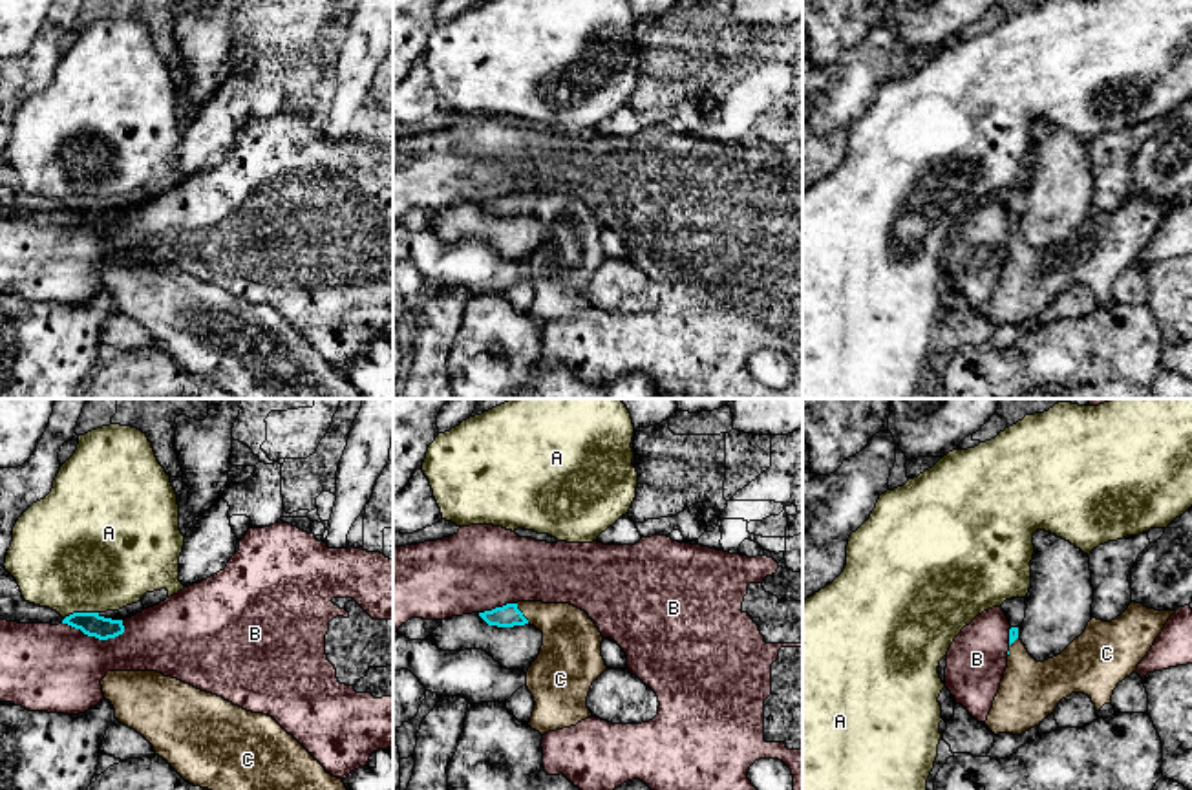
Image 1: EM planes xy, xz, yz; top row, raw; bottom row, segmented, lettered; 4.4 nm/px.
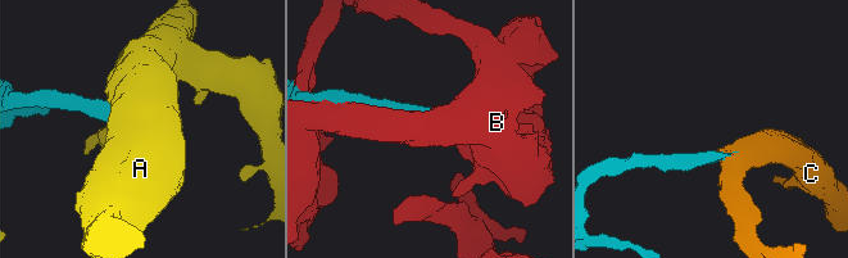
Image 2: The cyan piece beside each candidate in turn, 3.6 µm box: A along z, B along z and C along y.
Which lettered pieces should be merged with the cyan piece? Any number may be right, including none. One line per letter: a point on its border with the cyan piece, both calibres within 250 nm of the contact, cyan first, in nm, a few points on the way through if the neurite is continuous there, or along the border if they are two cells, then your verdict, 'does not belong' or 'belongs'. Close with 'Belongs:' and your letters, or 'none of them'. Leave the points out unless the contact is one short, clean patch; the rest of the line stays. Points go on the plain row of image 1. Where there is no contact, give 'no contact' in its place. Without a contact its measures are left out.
A: meets cyan in xy at (81, 203); 100 nm thick on the cyan side, 500 nm on the other; does not belong
B: meets cyan in xy at (94, 225); 100 nm thick on the cyan side, 380 nm on the other; does not belong
C: meets cyan in xz at (521, 203); 100 nm thick on the cyan side, 260 nm on the other; runs through xz (509, 205), (521, 203), (547, 207), (571, 231); belongs
Belongs: C

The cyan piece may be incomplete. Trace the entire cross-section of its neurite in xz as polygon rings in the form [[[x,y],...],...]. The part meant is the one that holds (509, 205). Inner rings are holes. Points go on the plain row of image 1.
[[[517,192],[479,207],[488,216],[530,214],[543,223],[541,241],[527,262],[527,278],[536,293],[532,320],[545,326],[592,307],[587,287],[607,256],[603,227],[585,201],[570,194]]]

